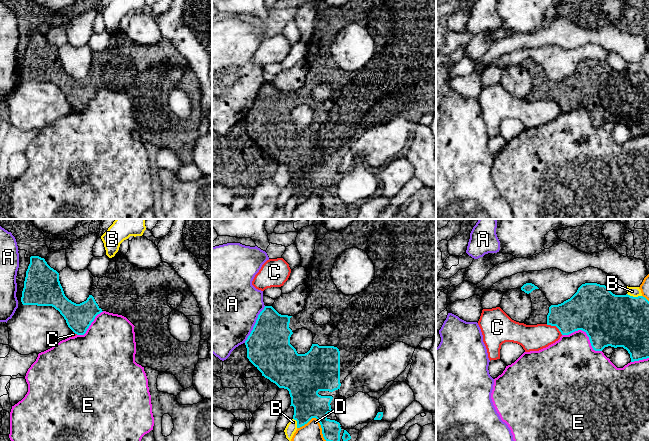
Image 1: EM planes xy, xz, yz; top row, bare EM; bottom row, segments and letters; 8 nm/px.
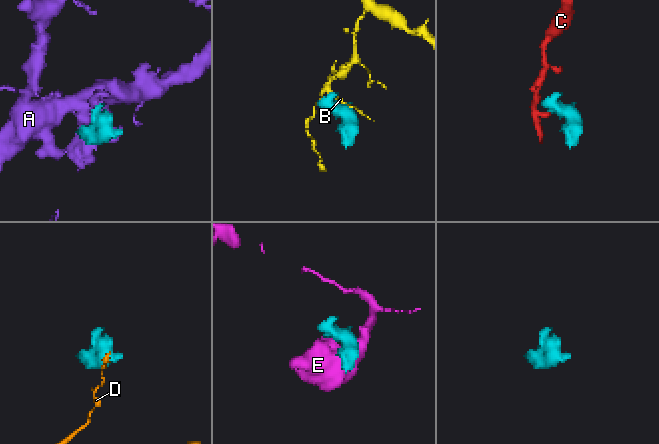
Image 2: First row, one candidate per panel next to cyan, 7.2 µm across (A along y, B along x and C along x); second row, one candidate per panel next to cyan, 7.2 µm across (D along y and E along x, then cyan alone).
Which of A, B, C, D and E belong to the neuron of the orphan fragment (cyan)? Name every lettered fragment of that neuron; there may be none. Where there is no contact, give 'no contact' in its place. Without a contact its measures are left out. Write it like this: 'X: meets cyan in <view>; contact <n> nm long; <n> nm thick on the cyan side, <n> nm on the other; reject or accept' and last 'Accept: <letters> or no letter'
A: meets cyan in xz; contact 340 nm long; 360 nm thick on the cyan side, 480 nm on the other; reject
B: meets cyan in yz; contact 120 nm long; 420 nm thick on the cyan side, 80 nm on the other; reject
C: meets cyan in yz; contact 160 nm long; 300 nm thick on the cyan side, 200 nm on the other; reject
D: meets cyan in xz; contact 260 nm long; 240 nm thick on the cyan side, 260 nm on the other; reject
E: meets cyan in yz; contact 340 nm long; 420 nm thick on the cyan side, 400 nm on the other; reject
Accept: no letter

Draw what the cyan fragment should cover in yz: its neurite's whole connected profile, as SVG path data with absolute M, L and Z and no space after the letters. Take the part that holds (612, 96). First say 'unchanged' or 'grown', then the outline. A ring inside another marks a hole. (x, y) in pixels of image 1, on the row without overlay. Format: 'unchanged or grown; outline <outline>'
grown; outline M532 59L524 60L521 66L528 70L532 78L532 89L524 100L556 102L562 111L582 106L595 127L602 127L608 122L623 123L630 130L631 138L649 134L649 77L645 73L615 71L605 61L585 59L570 75L552 81Z

